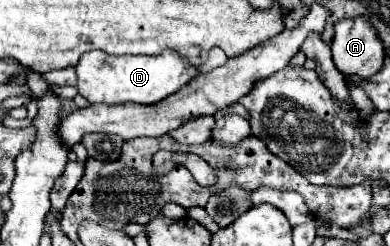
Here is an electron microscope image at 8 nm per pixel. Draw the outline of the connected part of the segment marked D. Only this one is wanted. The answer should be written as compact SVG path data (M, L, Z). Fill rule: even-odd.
M88 51L80 57L76 65L78 73L78 91L90 103L158 103L158 99L166 99L180 87L184 87L194 75L198 75L198 67L186 63L186 59L174 51L162 51L160 55L102 55L102 51Z

